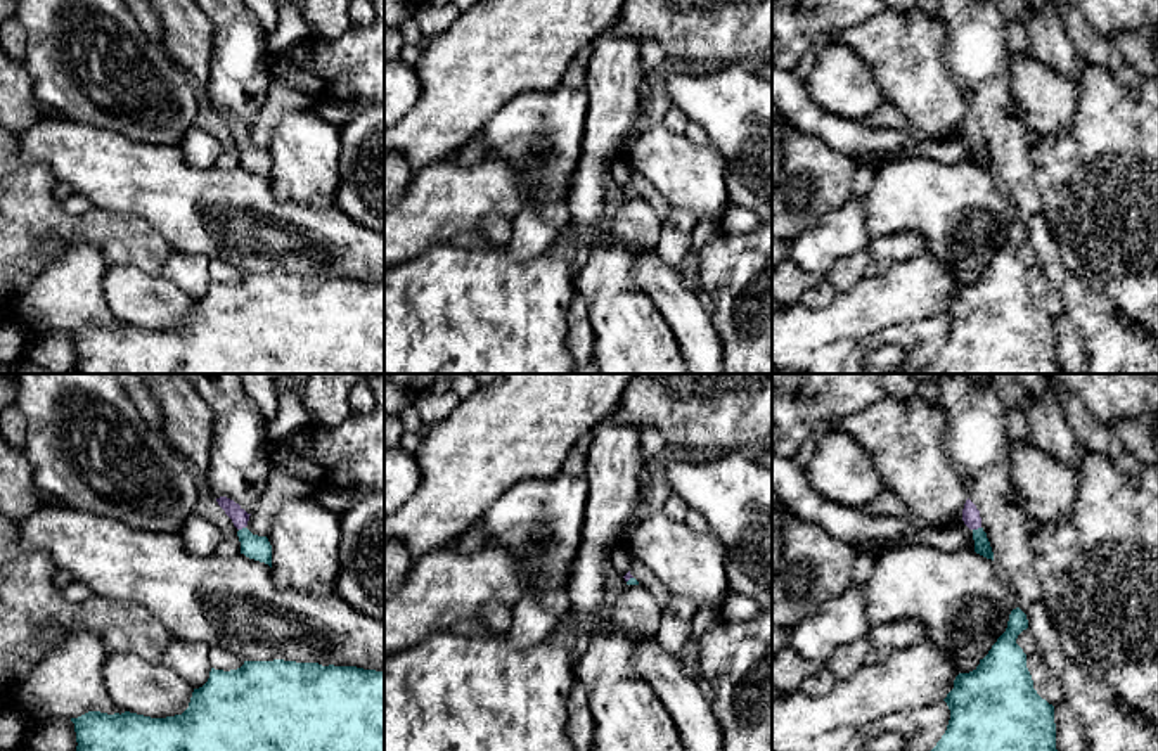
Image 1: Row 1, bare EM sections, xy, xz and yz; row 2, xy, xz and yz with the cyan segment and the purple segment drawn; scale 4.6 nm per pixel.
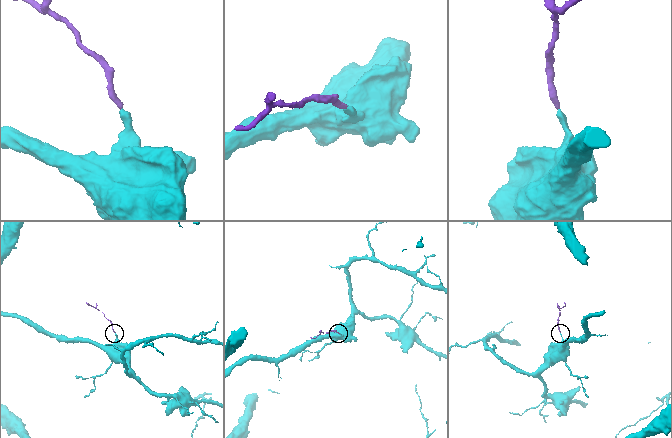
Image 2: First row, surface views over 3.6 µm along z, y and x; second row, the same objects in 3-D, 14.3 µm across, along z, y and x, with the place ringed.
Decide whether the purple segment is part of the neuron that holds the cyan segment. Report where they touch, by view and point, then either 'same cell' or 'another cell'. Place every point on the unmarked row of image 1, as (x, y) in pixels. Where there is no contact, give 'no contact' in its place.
meets cyan in yz at (978, 141); same cell

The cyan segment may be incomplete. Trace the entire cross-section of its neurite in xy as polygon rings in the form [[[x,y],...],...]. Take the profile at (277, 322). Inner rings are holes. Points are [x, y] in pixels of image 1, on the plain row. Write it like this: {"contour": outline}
{"contour": [[[284,272],[244,273],[241,280],[230,284],[211,280],[208,294],[194,301],[189,320],[182,327],[151,331],[130,324],[121,327],[88,324],[71,334],[78,355],[74,374],[384,374],[384,284]]]}

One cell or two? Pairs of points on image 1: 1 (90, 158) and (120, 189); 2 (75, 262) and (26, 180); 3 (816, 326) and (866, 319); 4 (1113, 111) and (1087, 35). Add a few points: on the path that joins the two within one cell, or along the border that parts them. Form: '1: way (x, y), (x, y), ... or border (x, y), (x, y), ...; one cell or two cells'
1: way (97, 165), (115, 182); one cell
2: border (106, 258), (96, 246), (75, 244), (37, 277); two cells
3: way (828, 326), (843, 326), (854, 319); one cell
4: border (1089, 63), (1105, 66), (1129, 90); two cells

